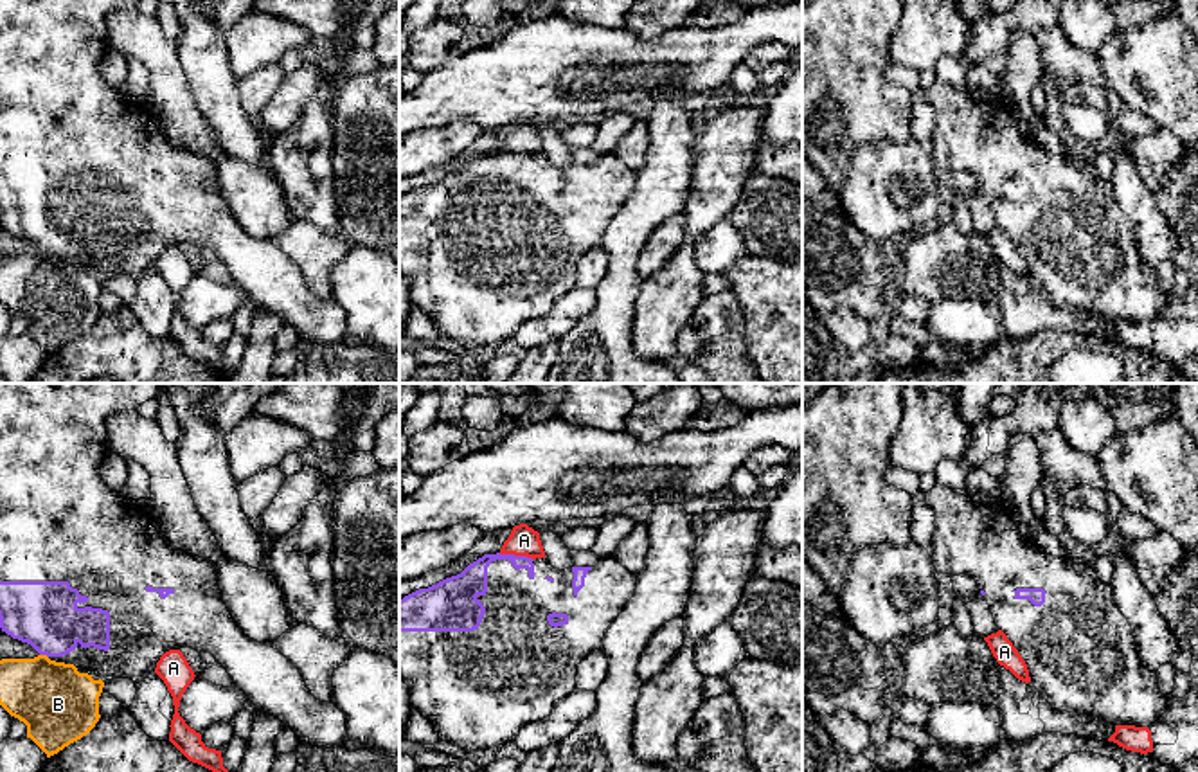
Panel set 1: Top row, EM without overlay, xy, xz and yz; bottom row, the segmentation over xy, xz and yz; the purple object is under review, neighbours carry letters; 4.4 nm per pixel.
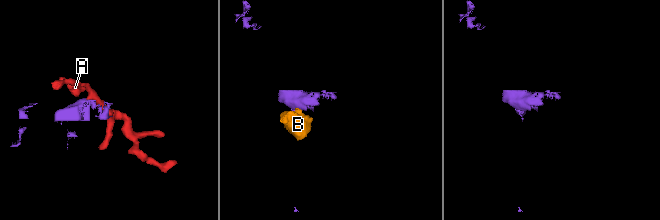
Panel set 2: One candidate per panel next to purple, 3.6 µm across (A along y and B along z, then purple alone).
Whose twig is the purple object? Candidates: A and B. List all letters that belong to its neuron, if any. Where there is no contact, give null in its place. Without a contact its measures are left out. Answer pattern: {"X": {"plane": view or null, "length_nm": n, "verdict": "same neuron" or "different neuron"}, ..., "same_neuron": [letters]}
{"A": {"plane": "xz", "length_nm": 160, "verdict": "different neuron"}, "B": {"plane": "xy", "length_nm": 40, "verdict": "different neuron"}, "same_neuron": []}

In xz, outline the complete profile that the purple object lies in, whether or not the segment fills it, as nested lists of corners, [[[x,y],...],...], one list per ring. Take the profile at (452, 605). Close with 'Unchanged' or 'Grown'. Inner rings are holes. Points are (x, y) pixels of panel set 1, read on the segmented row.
[[[484,554],[469,563],[460,574],[446,578],[428,588],[419,588],[399,599],[399,677],[408,686],[410,707],[421,713],[435,729],[439,738],[450,745],[468,750],[487,750],[509,743],[529,722],[547,718],[554,705],[576,689],[577,664],[592,651],[601,650],[604,630],[619,617],[633,597],[637,576],[626,570],[613,556],[601,560],[595,567],[554,569],[545,558],[514,554]]]. Grown

